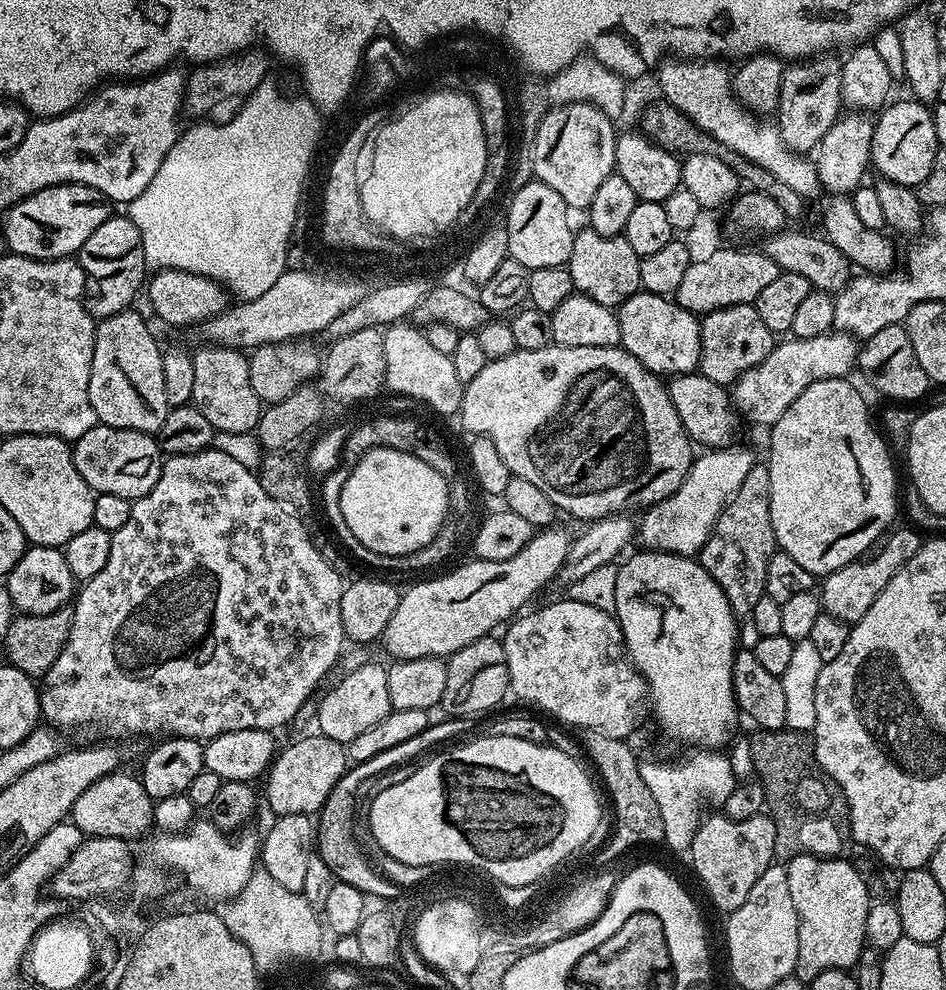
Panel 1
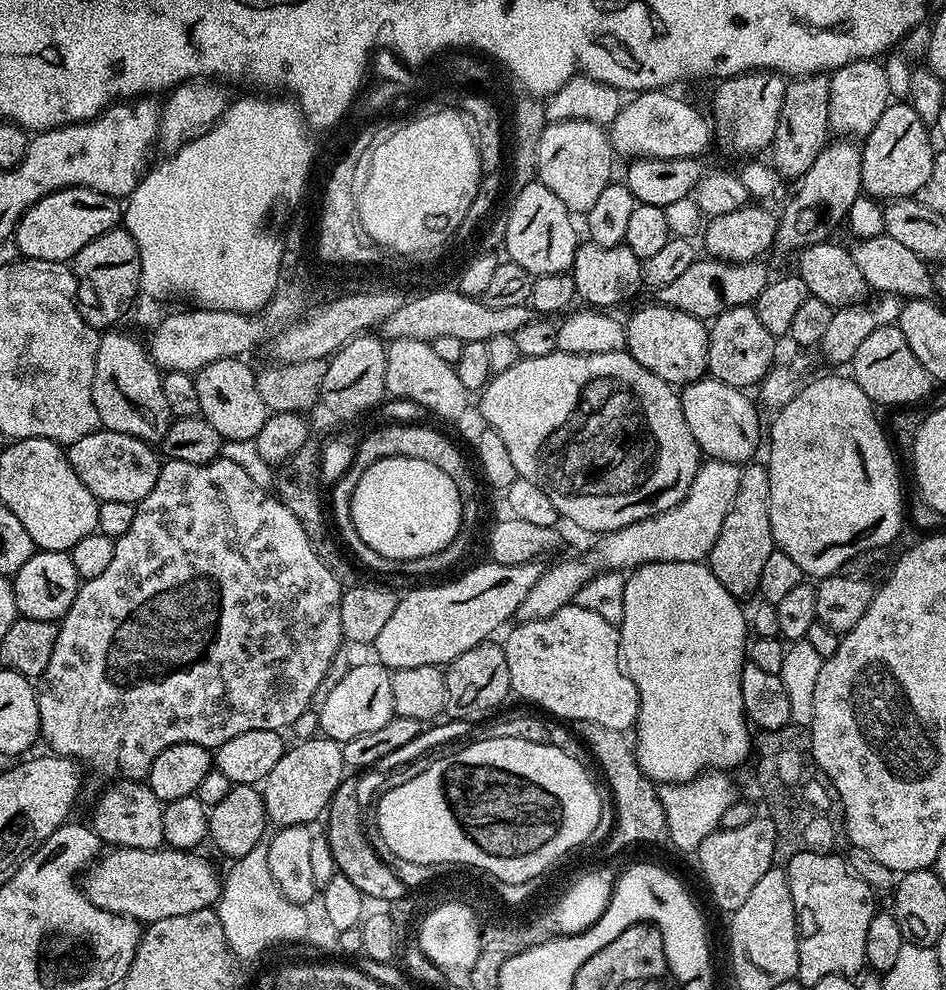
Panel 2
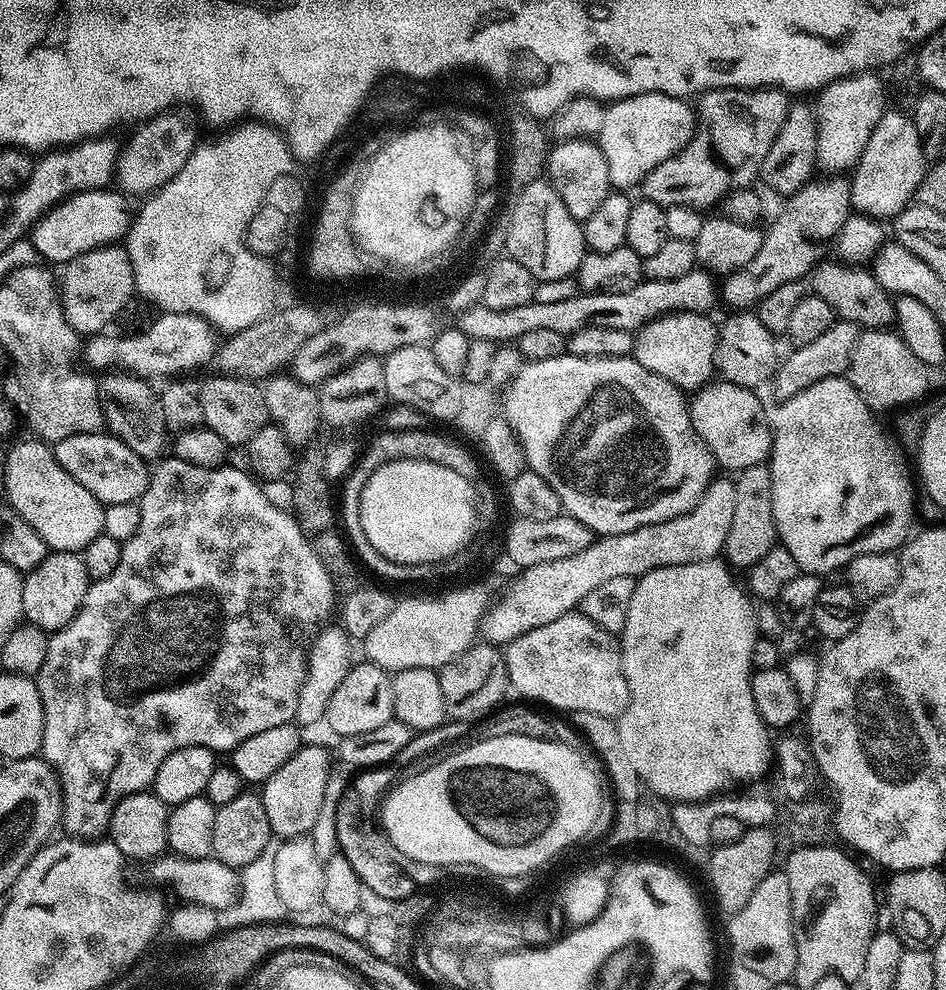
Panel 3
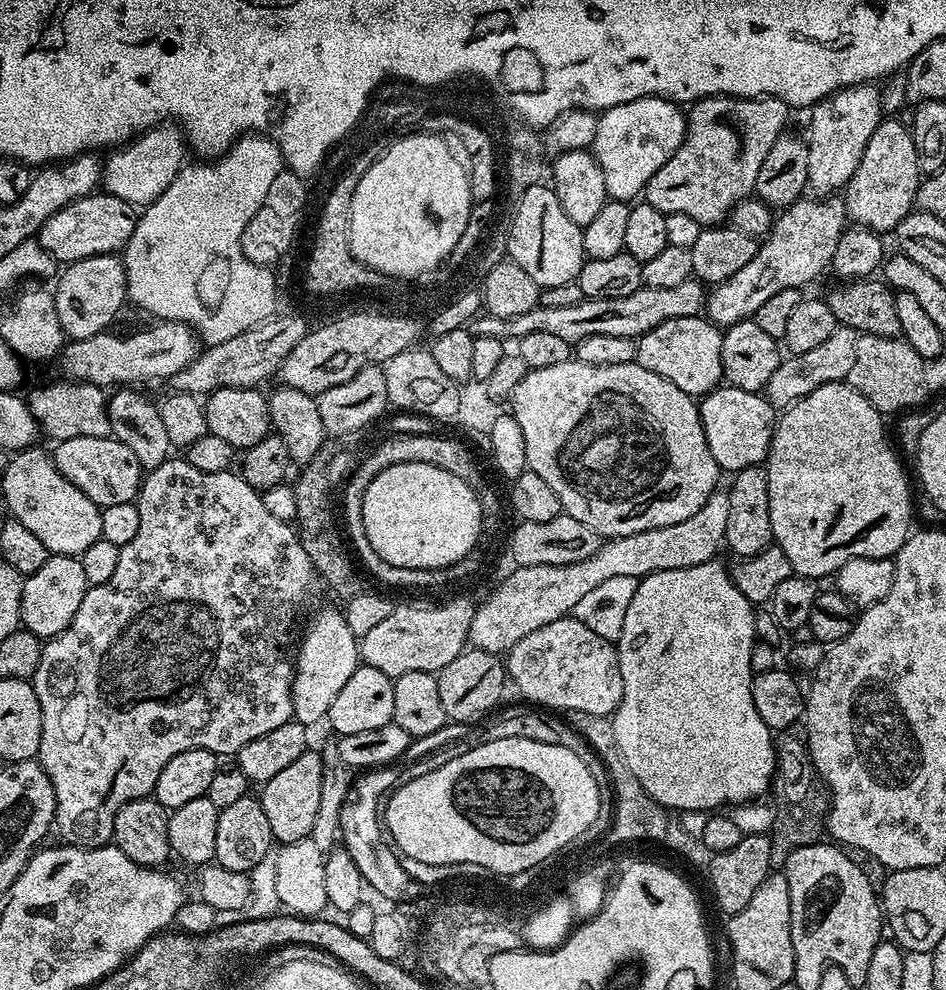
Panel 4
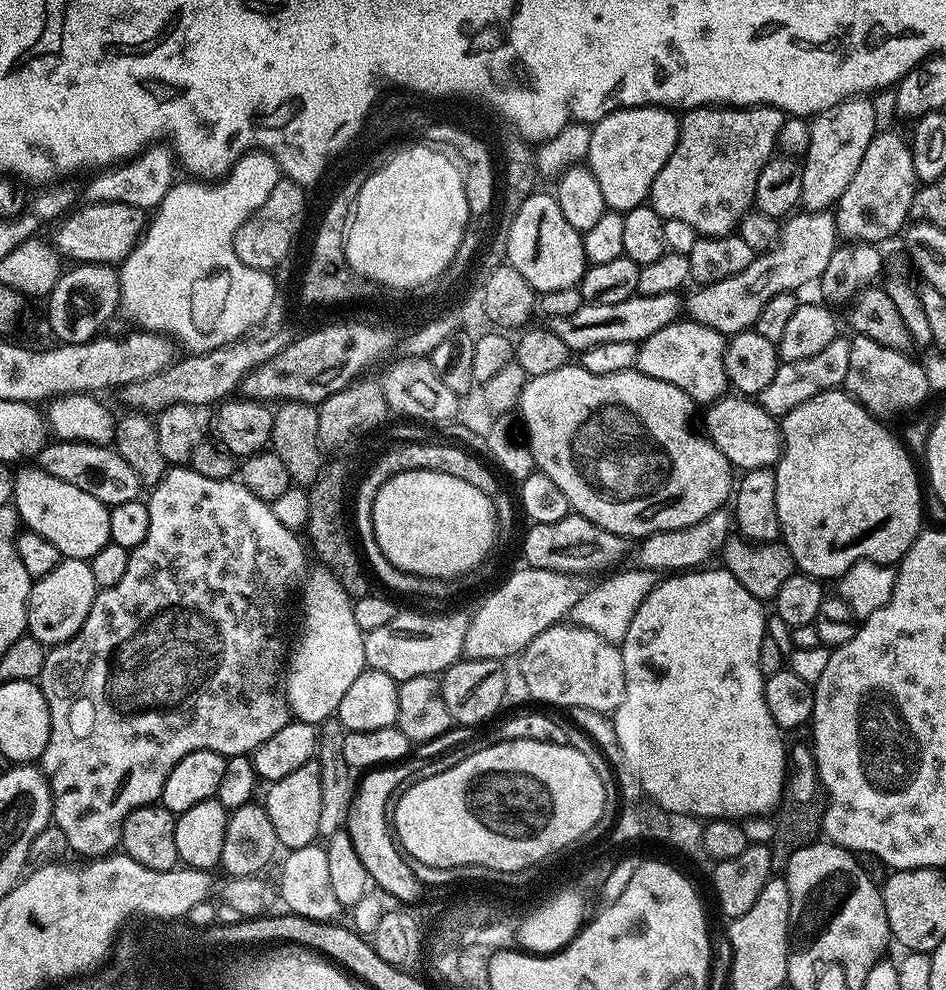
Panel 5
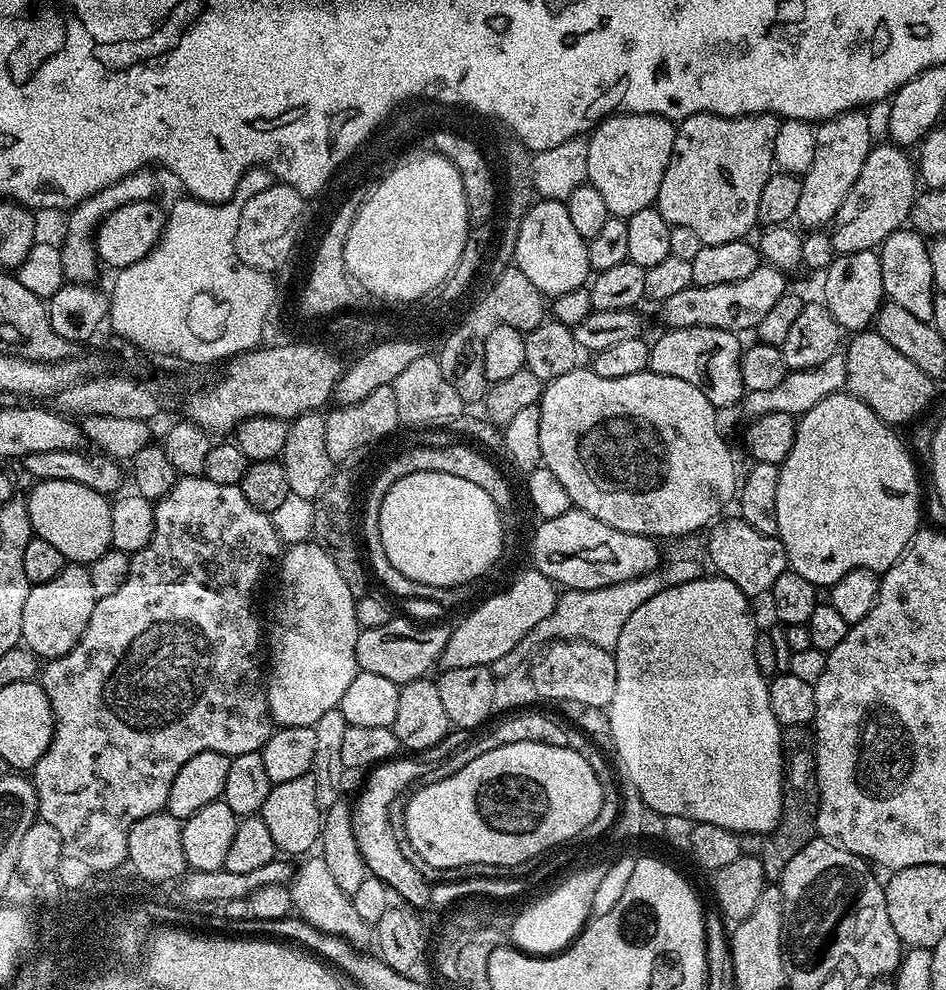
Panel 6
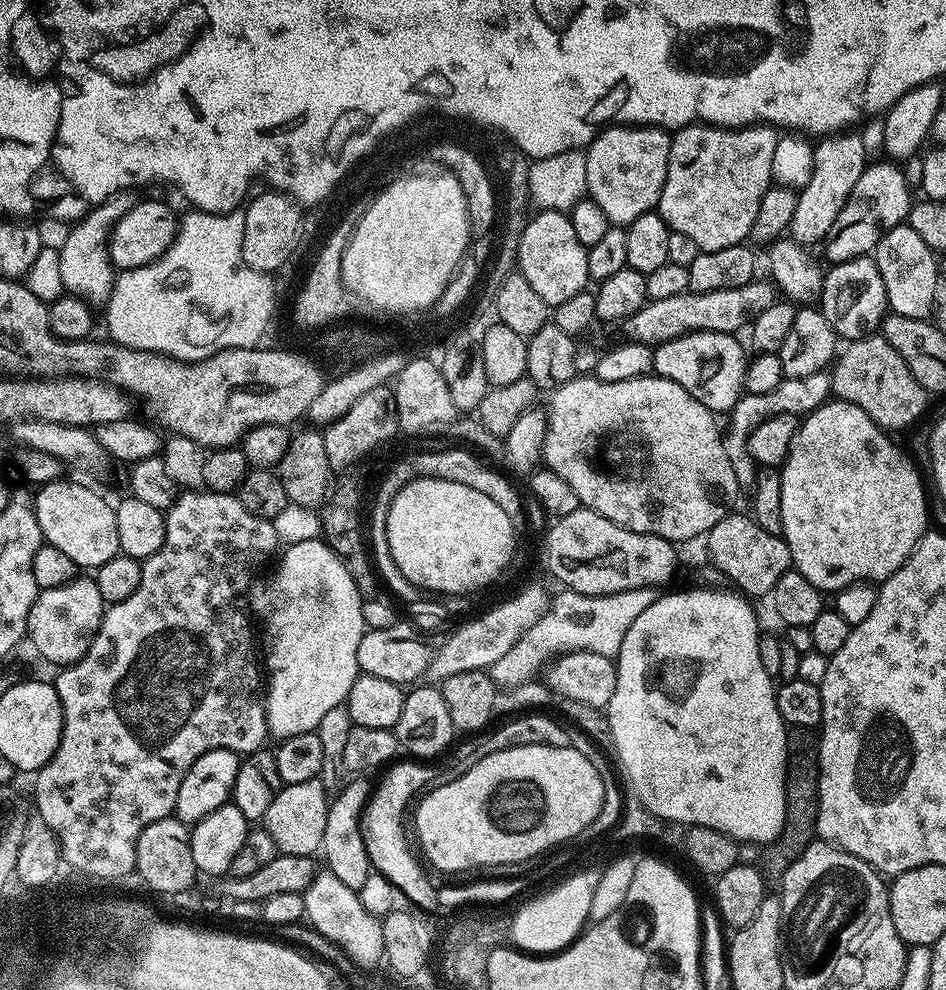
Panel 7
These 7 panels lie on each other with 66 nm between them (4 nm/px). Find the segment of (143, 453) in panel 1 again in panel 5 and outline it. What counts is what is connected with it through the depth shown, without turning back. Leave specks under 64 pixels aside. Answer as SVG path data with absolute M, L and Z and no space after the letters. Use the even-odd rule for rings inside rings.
M56 438L34 457L34 464L46 474L62 478L62 482L70 482L70 486L86 490L86 494L94 494L98 502L109 506L130 502L141 495L142 485L138 474L134 474L134 466L130 466L115 447L107 444L83 444L77 440Z

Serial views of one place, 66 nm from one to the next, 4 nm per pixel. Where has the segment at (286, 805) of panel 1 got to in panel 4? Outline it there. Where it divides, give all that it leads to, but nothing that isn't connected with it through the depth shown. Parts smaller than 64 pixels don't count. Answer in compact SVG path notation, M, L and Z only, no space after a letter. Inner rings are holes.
M309 750L302 754L302 758L286 766L279 774L274 774L262 785L258 792L258 799L262 810L266 810L266 819L270 821L273 841L281 845L293 844L299 840L311 837L314 830L314 817L318 814L318 802L322 802L322 782L324 781L324 758L319 751Z

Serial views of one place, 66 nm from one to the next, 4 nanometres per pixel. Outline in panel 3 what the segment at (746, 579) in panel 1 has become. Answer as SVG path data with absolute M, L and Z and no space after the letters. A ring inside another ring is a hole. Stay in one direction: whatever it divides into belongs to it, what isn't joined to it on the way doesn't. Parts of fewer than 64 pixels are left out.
M762 463L739 469L734 476L734 518L730 521L730 534L726 534L723 559L733 569L747 570L766 558L766 554L777 544L769 465Z

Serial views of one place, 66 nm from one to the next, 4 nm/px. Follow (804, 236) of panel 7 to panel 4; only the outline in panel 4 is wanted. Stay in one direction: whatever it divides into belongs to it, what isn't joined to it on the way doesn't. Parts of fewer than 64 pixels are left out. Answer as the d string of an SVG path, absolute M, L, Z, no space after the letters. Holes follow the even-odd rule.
M875 83L855 84L840 88L810 109L812 121L808 124L808 186L807 191L820 198L839 193L848 185L854 170L866 154L866 142L880 125L880 92Z

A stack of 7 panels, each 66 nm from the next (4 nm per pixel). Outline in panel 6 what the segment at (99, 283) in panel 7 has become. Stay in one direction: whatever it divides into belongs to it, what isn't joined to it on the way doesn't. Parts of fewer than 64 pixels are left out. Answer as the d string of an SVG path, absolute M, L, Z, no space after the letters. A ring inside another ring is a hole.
M141 170L98 190L90 198L86 198L81 204L71 209L68 220L68 229L64 232L64 244L59 245L62 254L62 266L60 267L63 279L73 284L83 284L85 286L93 283L92 279L99 274L102 269L102 261L96 253L96 230L101 222L108 217L108 213L118 210L118 206L126 206L130 202L139 200L151 200L157 194L156 180L151 176L151 171Z

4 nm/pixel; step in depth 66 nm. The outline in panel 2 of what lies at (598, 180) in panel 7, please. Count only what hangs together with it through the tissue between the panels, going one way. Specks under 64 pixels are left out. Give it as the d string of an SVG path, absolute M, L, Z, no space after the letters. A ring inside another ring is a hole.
M668 90L642 92L621 107L618 118L610 125L612 151L617 157L643 158L646 160L682 160L696 158L700 151L714 140L710 120L692 104L679 100Z

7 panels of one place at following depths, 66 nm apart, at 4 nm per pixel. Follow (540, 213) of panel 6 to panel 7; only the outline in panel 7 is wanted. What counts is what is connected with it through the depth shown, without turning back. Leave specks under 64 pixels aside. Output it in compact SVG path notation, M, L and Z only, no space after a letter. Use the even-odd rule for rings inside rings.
M540 210L524 228L518 253L518 270L542 297L542 302L555 306L574 298L574 294L589 287L587 257L588 249L574 235L571 215Z

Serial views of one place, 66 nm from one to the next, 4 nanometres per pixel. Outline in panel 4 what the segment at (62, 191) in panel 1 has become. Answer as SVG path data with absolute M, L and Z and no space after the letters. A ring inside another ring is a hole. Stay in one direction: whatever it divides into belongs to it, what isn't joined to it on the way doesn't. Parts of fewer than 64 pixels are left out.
M93 194L70 202L53 214L41 226L38 239L40 245L57 262L71 262L91 256L111 256L127 246L128 239L136 229L137 219L137 205L122 202L122 198L114 198L107 194Z

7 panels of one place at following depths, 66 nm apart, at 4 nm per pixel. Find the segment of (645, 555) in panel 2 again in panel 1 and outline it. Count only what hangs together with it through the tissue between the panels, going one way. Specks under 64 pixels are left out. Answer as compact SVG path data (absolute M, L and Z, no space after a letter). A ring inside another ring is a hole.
M741 446L731 448L714 448L704 450L693 459L690 470L670 498L655 504L653 508L643 509L644 516L638 520L638 540L650 552L669 552L675 556L695 557L706 546L722 510L730 502L730 498L742 486L746 474L757 467L755 460Z

